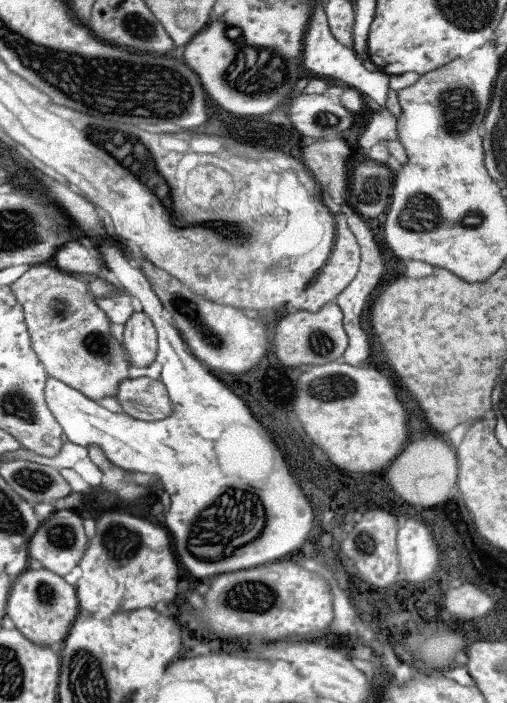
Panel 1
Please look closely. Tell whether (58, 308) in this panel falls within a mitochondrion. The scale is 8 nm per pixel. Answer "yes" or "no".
yes

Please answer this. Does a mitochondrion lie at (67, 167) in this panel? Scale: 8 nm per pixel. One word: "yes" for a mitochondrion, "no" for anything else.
no

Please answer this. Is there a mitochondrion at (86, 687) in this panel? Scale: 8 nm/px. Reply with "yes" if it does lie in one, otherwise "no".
yes

